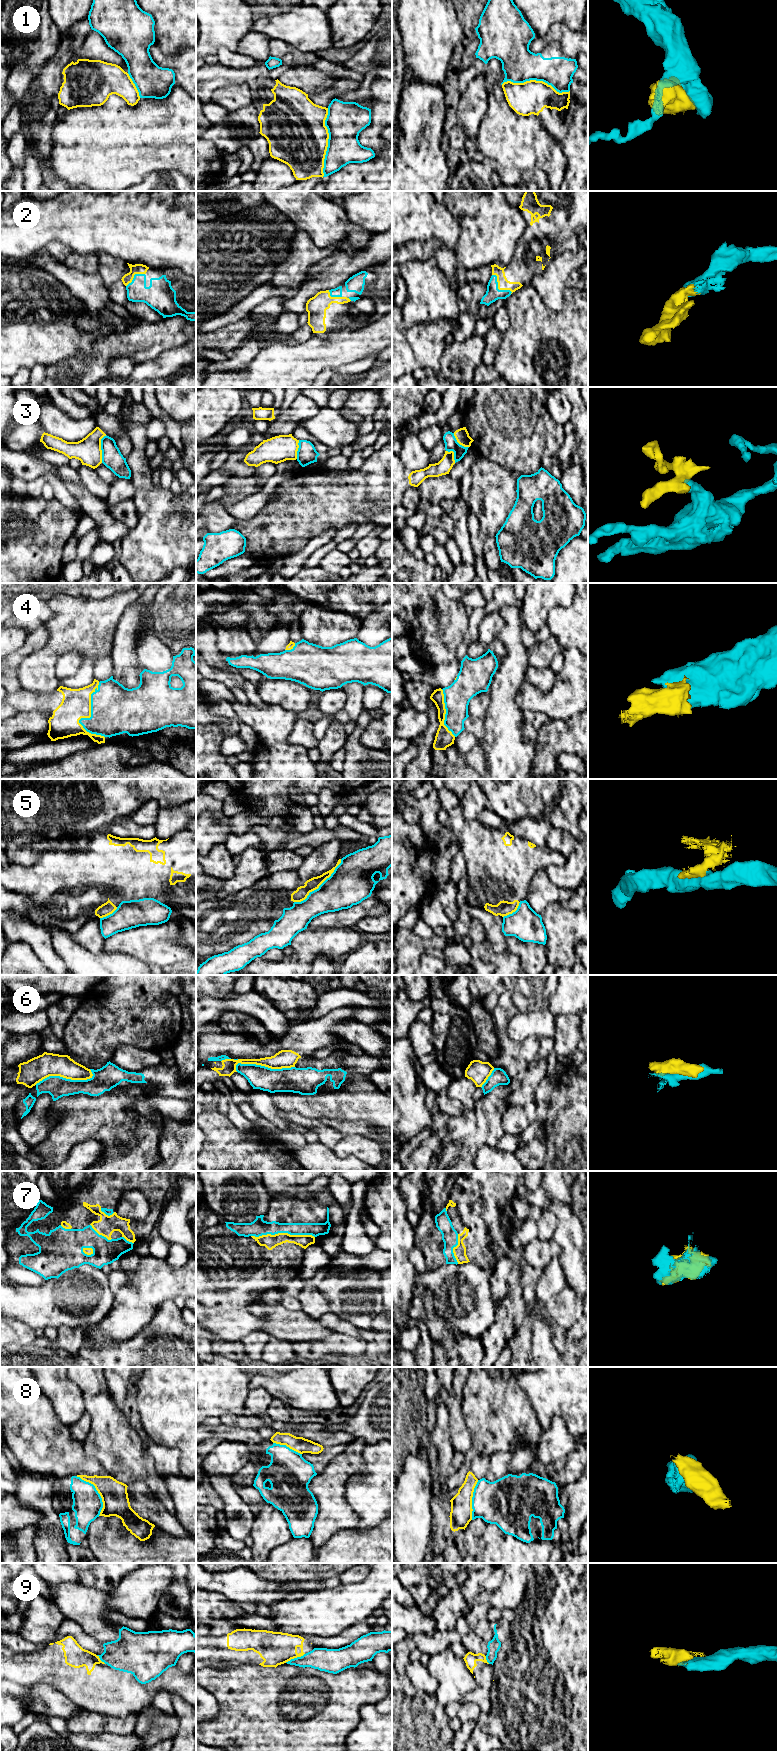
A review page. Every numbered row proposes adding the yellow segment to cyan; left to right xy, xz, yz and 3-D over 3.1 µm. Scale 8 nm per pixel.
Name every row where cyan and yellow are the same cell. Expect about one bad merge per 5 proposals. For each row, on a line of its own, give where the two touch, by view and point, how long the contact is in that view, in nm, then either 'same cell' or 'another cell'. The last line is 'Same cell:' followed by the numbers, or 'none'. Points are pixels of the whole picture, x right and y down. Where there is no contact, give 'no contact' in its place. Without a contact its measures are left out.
1: xz (328, 142) | 550 nm | another cell
2: yz (497, 287) | 220 nm | same cell
3: xy (101, 448) | 220 nm | another cell
4: xy (87, 718) | 460 nm | same cell
5: xz (319, 886) | 500 nm | same cell
6: xz (262, 1066) | 480 nm | another cell
7: xz (283, 1232) | 500 nm | same cell
8: xy (97, 1492) | 380 nm | another cell
9: xz (294, 1658) | 180 nm | another cell
Same cell: 2, 4, 5, 7

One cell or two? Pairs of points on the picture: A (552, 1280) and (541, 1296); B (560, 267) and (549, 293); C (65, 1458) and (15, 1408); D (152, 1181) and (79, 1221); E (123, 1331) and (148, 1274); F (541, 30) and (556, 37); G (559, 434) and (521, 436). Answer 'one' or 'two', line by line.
A: one
B: one
C: one
D: one
E: one
F: two
G: one

